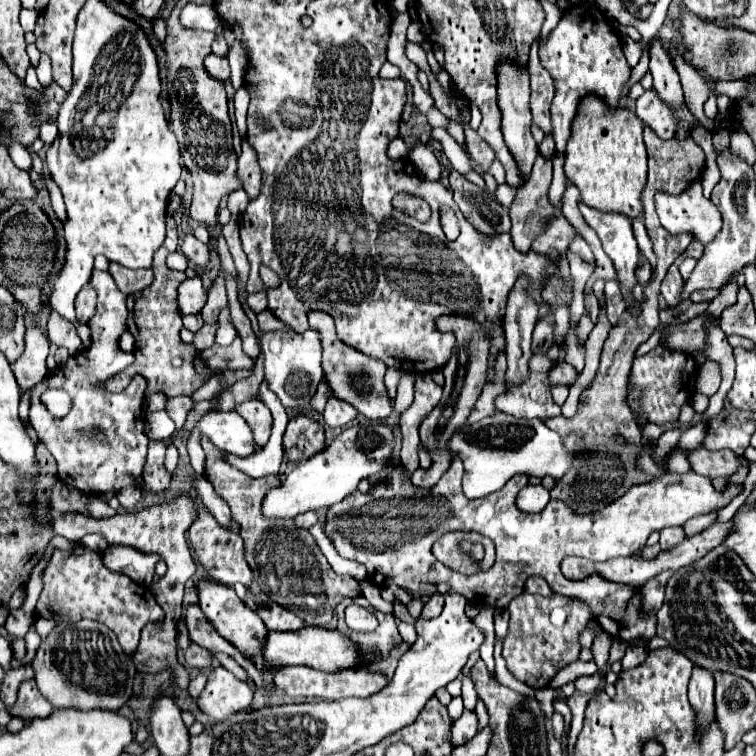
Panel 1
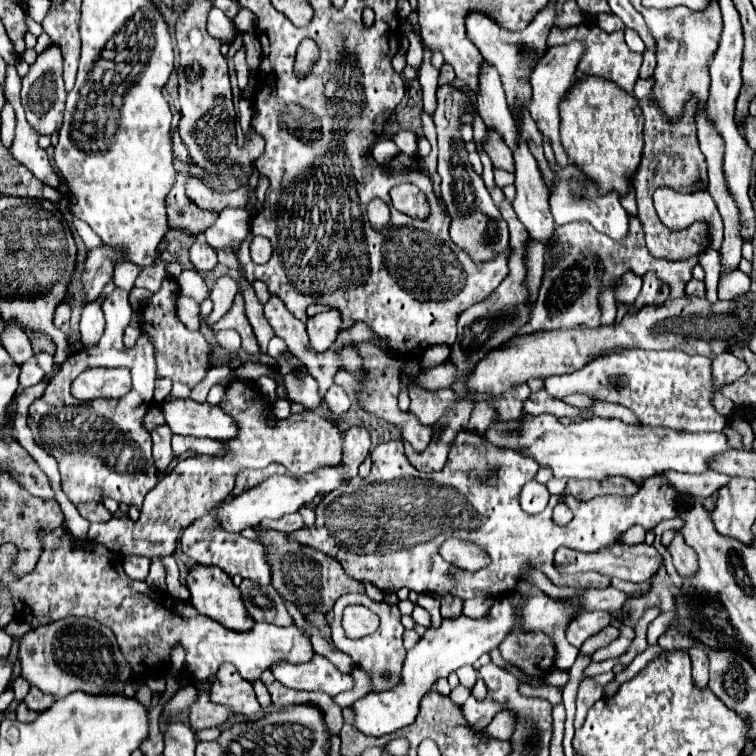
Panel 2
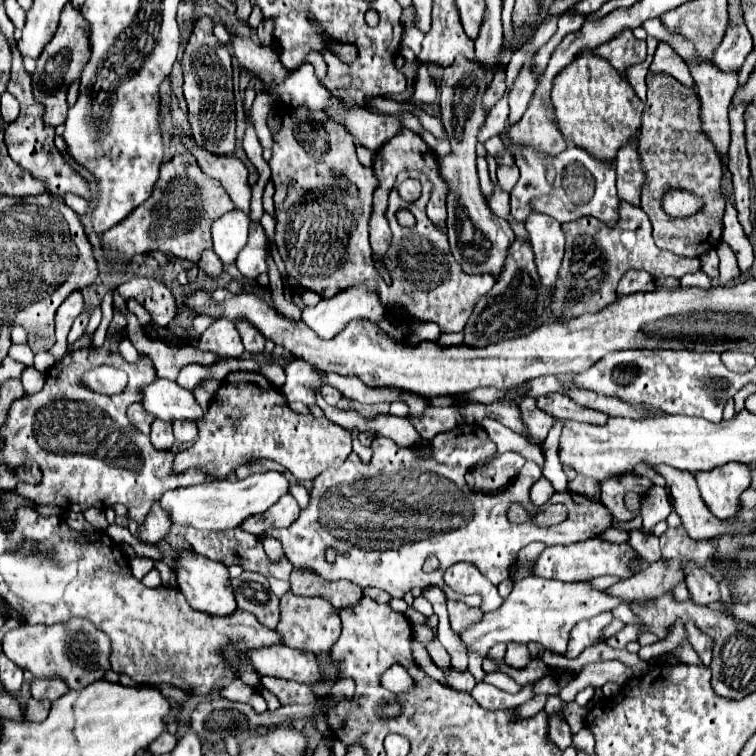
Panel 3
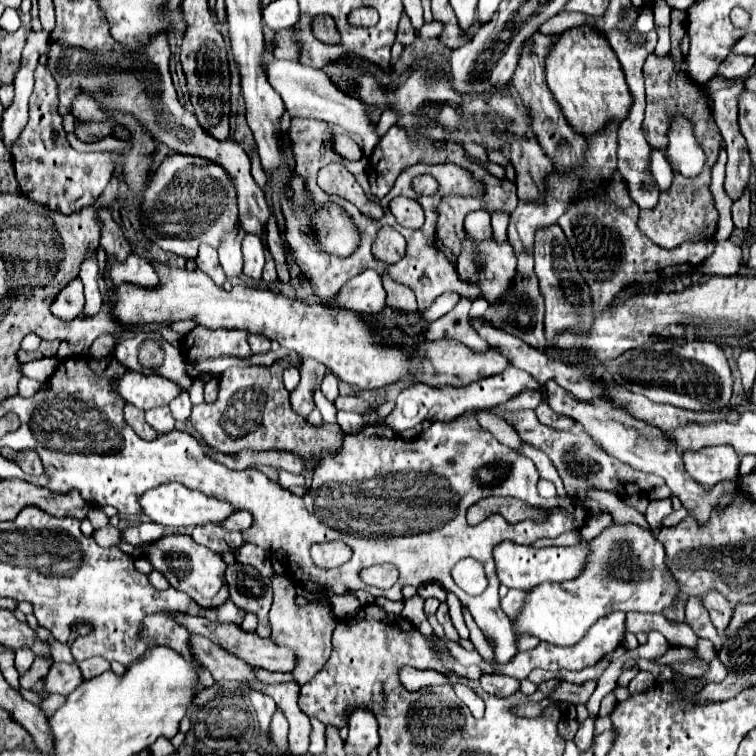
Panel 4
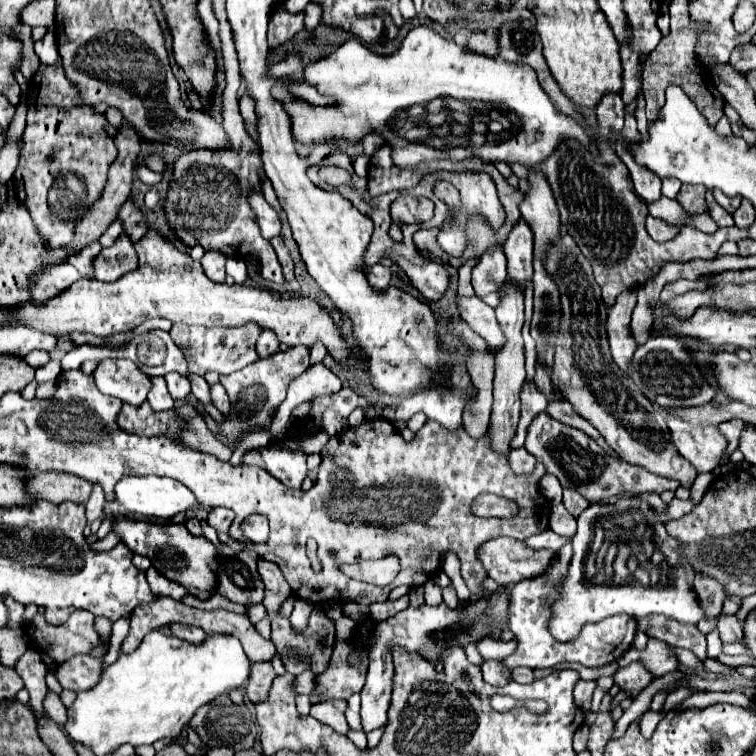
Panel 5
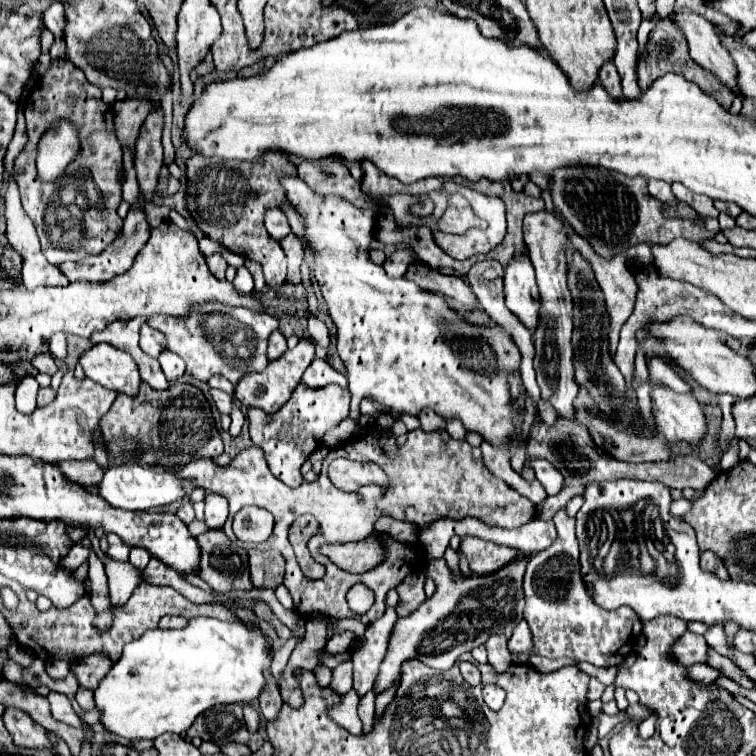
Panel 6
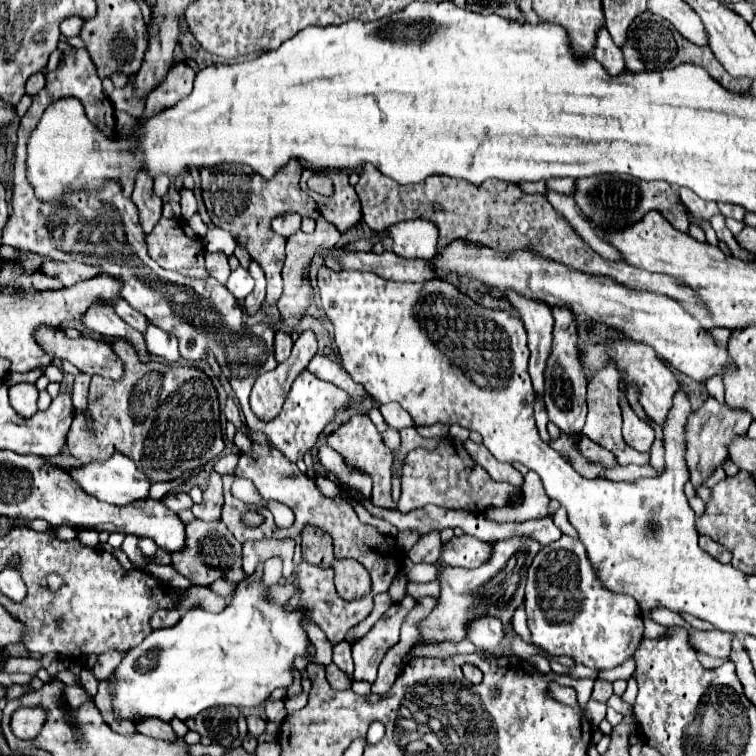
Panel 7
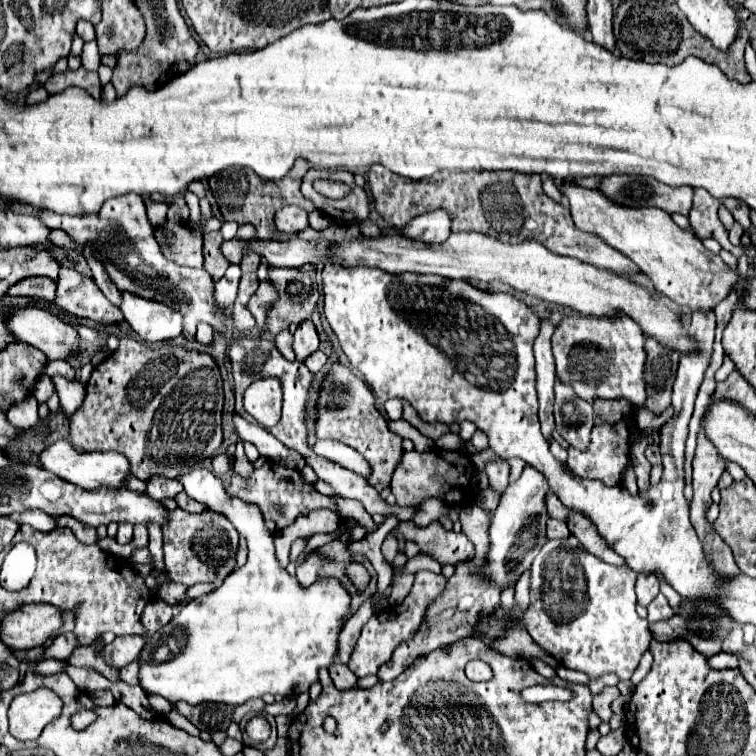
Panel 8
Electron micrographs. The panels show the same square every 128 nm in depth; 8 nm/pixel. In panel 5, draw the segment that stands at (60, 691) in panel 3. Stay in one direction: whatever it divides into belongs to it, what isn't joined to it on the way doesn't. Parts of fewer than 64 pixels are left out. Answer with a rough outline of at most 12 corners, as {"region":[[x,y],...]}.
{"region":[[70,658],[58,666],[62,688],[82,692],[100,682],[100,658]]}

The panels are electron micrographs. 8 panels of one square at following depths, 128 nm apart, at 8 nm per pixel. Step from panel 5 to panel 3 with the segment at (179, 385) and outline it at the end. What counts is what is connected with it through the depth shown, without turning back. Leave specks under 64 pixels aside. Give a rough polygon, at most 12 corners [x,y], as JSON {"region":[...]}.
{"region":[[176,420],[174,436],[180,442],[196,440],[192,420]]}

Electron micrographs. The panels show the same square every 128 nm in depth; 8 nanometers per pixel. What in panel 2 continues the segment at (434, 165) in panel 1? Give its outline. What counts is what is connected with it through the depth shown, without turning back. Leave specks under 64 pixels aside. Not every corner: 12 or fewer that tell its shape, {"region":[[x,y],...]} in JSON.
{"region":[[400,130],[392,142],[400,152],[414,154],[418,150],[416,134]]}

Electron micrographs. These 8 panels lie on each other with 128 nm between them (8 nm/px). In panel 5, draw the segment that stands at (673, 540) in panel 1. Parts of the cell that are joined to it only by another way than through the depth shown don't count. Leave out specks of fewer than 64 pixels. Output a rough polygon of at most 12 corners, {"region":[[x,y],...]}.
{"region":[[736,616],[718,620],[722,642],[744,640],[744,628]]}

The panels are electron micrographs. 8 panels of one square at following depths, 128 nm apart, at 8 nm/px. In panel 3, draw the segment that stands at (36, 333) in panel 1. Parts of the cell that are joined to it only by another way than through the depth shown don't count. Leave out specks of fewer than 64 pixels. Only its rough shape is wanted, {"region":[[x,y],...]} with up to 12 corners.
{"region":[[28,366],[21,376],[26,395],[38,393],[45,373]]}

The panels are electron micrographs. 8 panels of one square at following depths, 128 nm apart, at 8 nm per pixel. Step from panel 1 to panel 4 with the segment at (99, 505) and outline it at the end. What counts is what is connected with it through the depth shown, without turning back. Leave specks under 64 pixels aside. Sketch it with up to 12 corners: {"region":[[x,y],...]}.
{"region":[[92,506],[86,516],[98,530],[108,524],[108,516]]}

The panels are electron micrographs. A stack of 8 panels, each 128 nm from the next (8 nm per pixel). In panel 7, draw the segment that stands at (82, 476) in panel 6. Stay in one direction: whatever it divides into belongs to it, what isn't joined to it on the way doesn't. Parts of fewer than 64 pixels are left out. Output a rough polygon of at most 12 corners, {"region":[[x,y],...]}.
{"region":[[112,348],[124,380],[92,376],[68,450],[120,450],[172,482],[224,450],[198,366]]}

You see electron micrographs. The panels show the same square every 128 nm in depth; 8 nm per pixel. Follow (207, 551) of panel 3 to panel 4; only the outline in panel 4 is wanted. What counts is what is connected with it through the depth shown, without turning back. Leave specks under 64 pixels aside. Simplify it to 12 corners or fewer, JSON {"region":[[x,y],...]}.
{"region":[[194,526],[192,538],[216,554],[234,552],[240,532]]}

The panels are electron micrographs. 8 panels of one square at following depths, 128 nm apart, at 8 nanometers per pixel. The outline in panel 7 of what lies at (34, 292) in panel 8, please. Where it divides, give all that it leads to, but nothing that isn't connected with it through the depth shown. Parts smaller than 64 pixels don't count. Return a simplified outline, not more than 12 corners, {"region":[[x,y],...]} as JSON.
{"region":[[39,269],[31,275],[33,288],[36,290],[56,290],[60,284],[56,278],[34,276],[42,274]]}

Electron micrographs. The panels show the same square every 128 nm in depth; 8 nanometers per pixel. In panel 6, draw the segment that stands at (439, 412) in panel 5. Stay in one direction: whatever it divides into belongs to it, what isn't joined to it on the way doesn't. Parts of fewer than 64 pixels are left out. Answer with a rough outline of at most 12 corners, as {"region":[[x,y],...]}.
{"region":[[448,420],[446,432],[464,440],[466,430],[460,420]]}

